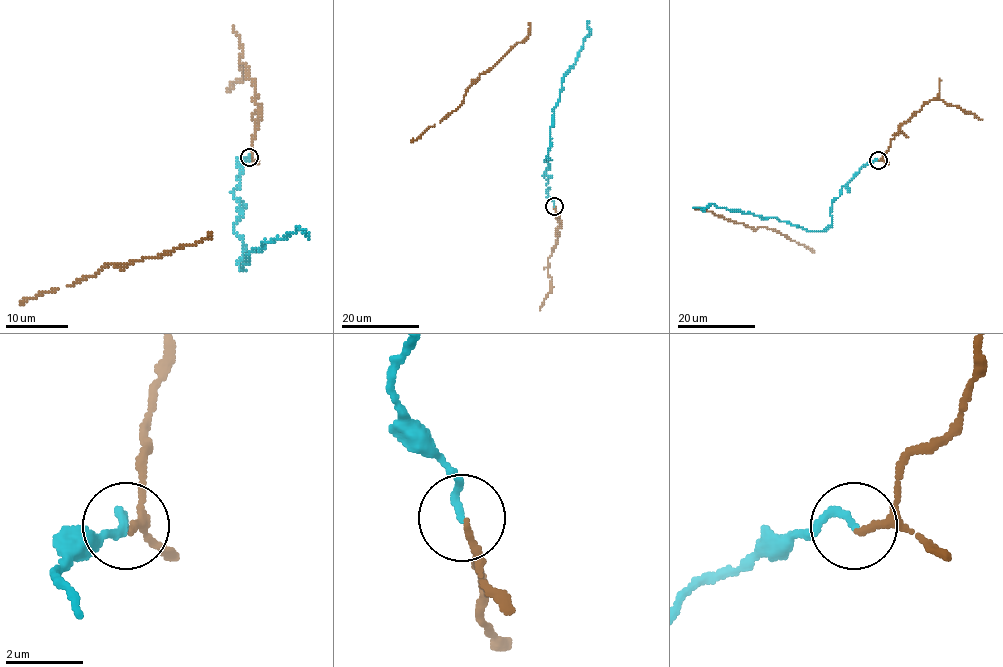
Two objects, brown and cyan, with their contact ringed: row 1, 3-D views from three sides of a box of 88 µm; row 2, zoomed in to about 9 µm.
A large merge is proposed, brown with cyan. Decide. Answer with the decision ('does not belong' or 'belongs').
belongs

